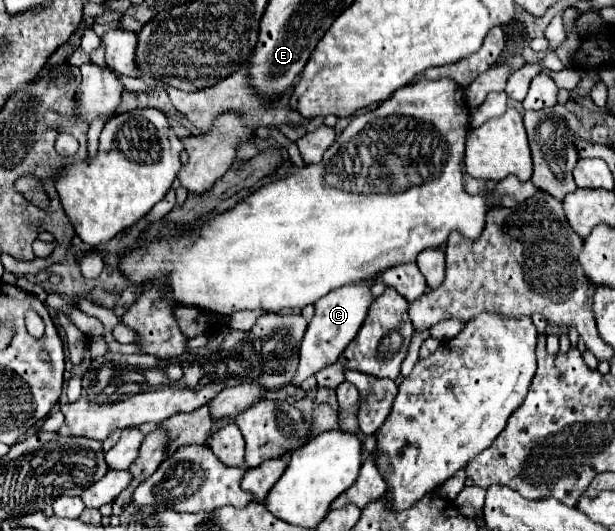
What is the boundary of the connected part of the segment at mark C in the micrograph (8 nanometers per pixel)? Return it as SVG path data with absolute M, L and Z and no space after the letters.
M365 281L365 283L357 283L357 285L345 285L339 287L331 293L327 293L327 297L321 297L315 303L315 315L309 321L309 327L303 335L301 347L299 347L299 365L297 365L297 373L295 379L291 381L293 387L299 387L307 377L311 377L313 373L321 371L323 367L331 365L337 361L337 357L341 355L341 351L349 345L349 341L355 337L355 333L359 331L367 309L373 301L369 289L371 289L373 281Z

